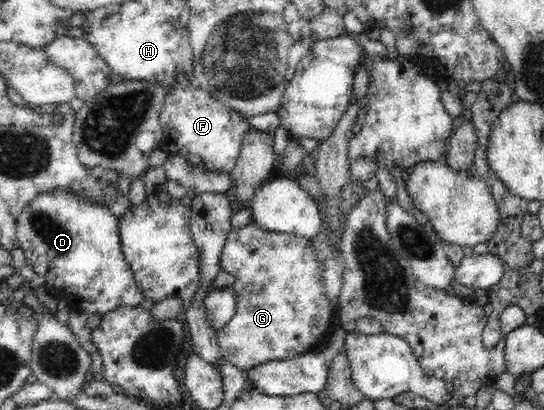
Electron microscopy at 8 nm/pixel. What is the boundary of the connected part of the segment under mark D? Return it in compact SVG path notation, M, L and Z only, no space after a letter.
M52 190L46 194L37 195L26 207L23 207L16 219L16 235L19 247L24 249L27 266L31 267L35 274L44 275L46 278L45 285L50 290L52 297L67 298L73 308L82 310L88 315L101 314L106 315L110 311L115 311L118 307L130 305L134 307L140 306L142 300L145 299L140 288L136 285L135 276L131 268L124 259L123 251L121 250L121 241L119 234L118 218L114 216L106 206L90 202L84 198L80 198L78 194L72 194L72 190Z

